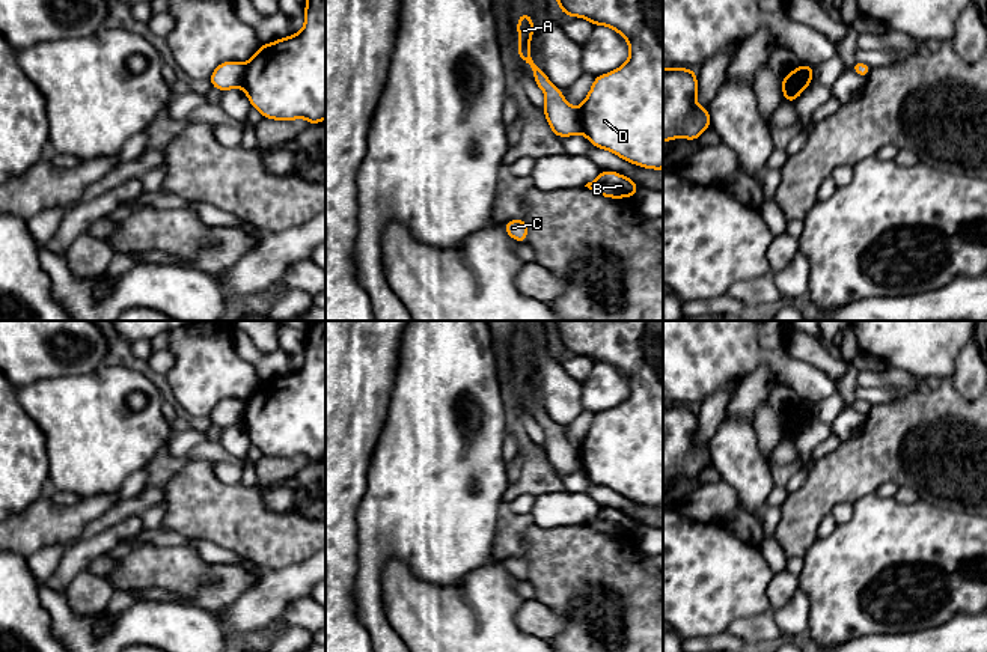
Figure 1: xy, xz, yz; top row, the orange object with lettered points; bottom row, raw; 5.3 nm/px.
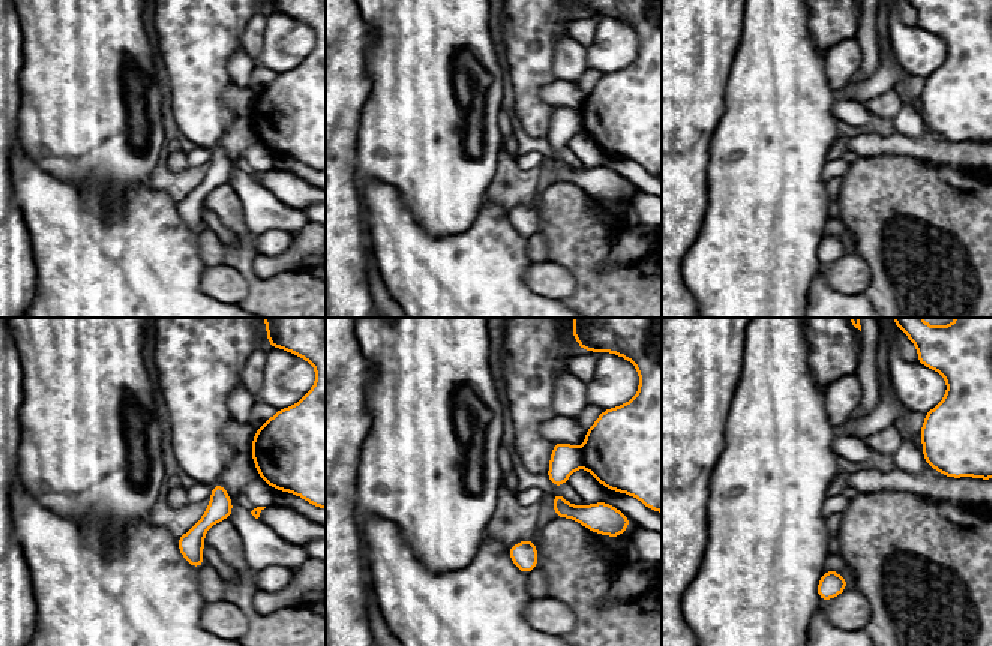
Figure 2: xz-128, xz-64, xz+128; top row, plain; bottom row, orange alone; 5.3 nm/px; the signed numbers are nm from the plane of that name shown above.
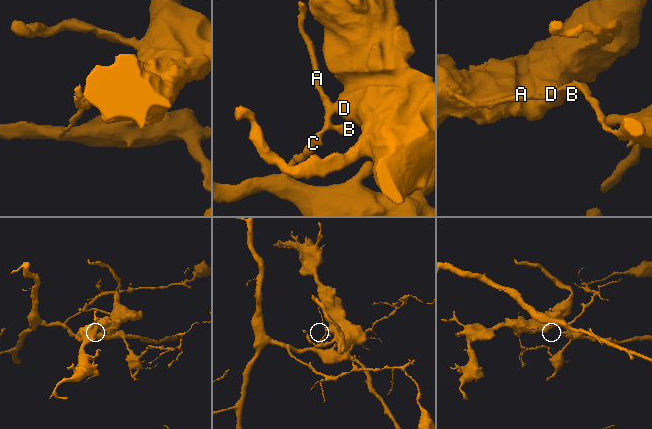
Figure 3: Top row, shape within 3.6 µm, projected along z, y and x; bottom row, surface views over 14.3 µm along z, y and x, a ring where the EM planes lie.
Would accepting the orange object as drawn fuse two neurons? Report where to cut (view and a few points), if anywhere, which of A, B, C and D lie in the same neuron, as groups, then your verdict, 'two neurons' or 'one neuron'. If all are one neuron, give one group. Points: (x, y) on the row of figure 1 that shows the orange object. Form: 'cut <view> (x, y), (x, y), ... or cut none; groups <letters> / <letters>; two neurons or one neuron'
cut xy (246, 63), (246, 76), (241, 86); groups A B C / D; two neurons

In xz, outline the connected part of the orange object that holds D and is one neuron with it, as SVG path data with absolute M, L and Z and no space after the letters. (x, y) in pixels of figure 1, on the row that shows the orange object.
M558 0L567 17L580 17L594 26L612 27L630 47L628 60L618 69L597 75L579 107L583 134L595 148L652 170L663 169L663 0Z

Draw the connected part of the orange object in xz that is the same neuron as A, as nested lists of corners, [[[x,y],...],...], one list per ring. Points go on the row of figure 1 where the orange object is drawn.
[[[515,14],[515,17],[518,18],[517,33],[520,35],[517,53],[523,62],[530,65],[533,71],[533,81],[545,95],[547,101],[542,107],[542,113],[553,134],[561,139],[583,133],[579,108],[574,108],[567,102],[561,89],[547,78],[545,72],[539,69],[530,57],[530,39],[535,30],[532,15]]]

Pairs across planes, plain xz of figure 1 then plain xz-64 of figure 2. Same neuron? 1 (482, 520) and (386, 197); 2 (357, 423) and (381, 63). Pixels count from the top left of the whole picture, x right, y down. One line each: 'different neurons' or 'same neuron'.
1: different neurons
2: different neurons

